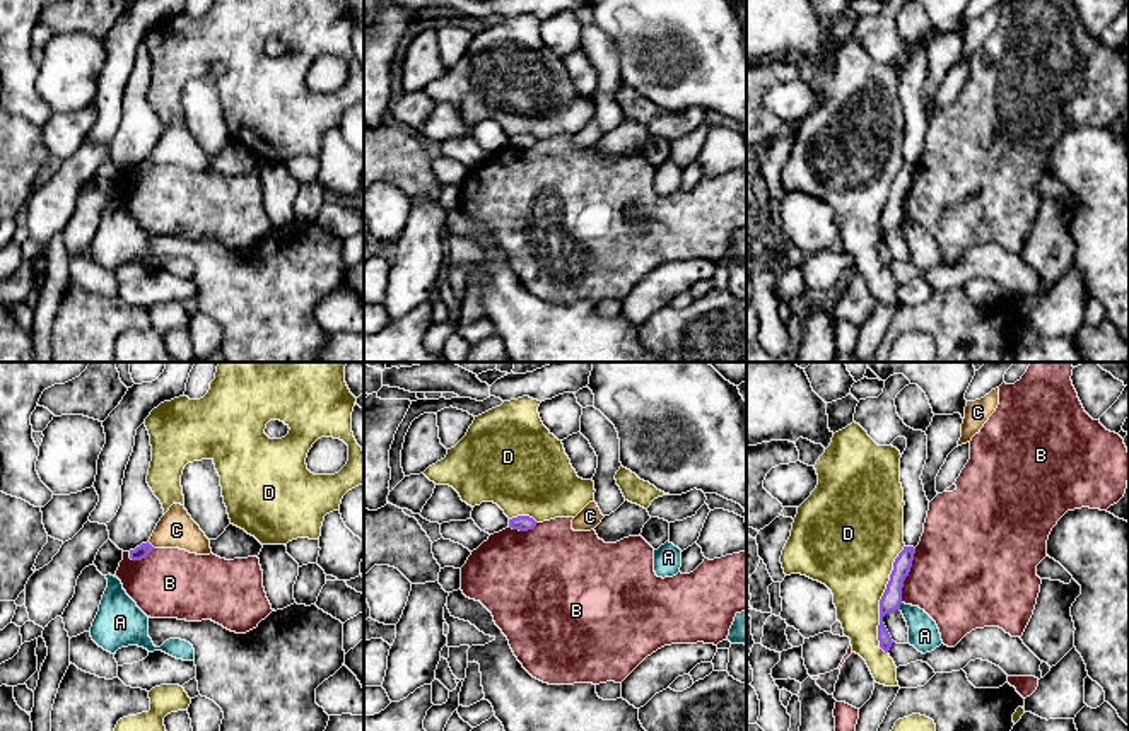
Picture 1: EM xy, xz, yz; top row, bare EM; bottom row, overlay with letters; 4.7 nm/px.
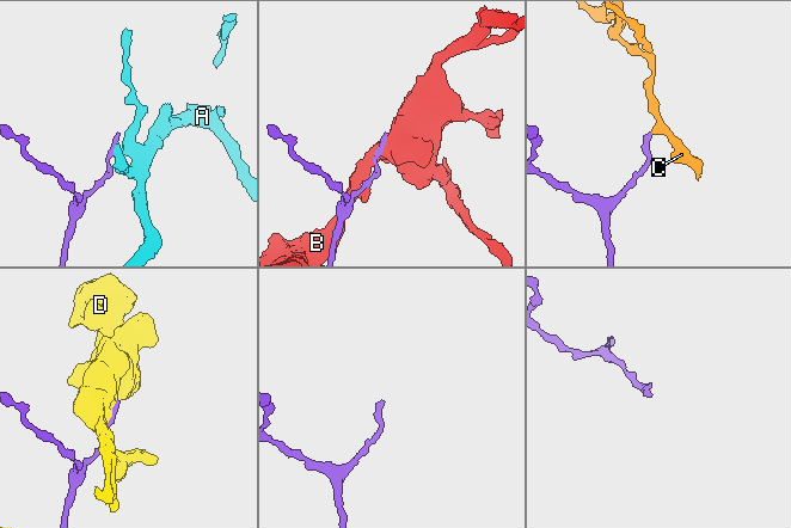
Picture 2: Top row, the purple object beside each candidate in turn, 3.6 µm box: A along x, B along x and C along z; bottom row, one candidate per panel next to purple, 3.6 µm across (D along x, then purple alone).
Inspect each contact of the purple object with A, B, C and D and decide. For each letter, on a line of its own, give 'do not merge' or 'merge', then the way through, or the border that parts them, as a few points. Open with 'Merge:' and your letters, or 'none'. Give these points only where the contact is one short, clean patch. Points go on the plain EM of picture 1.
Merge: none
A: do not merge
B: do not merge
C: do not merge; border xy (147, 159), (154, 164)
D: do not merge

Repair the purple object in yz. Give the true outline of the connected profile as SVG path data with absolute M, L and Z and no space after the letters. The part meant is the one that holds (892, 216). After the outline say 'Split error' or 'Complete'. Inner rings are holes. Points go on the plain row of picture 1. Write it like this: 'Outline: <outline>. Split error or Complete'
Outline: M904 164L904 167L898 171L898 174L893 179L893 188L890 191L890 198L886 202L886 207L880 217L880 243L878 243L878 258L880 265L888 270L893 258L883 241L883 234L890 229L900 227L902 222L902 205L904 198L910 190L912 178L914 178L915 166L914 164Z. Complete

